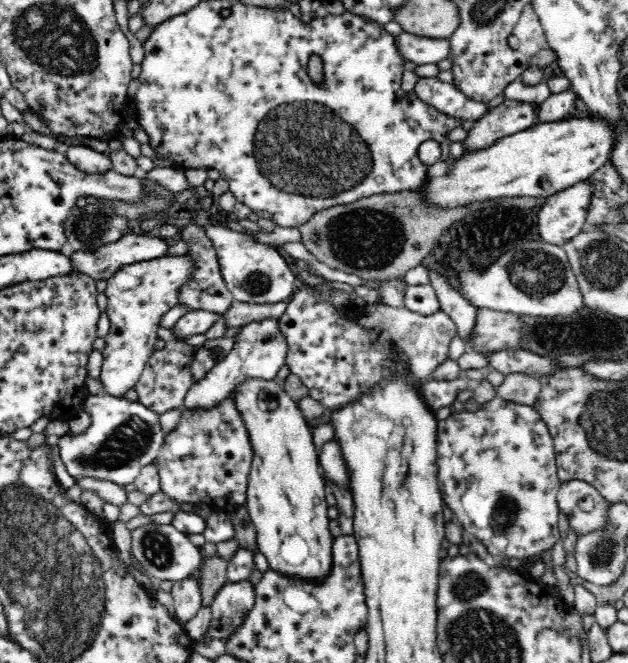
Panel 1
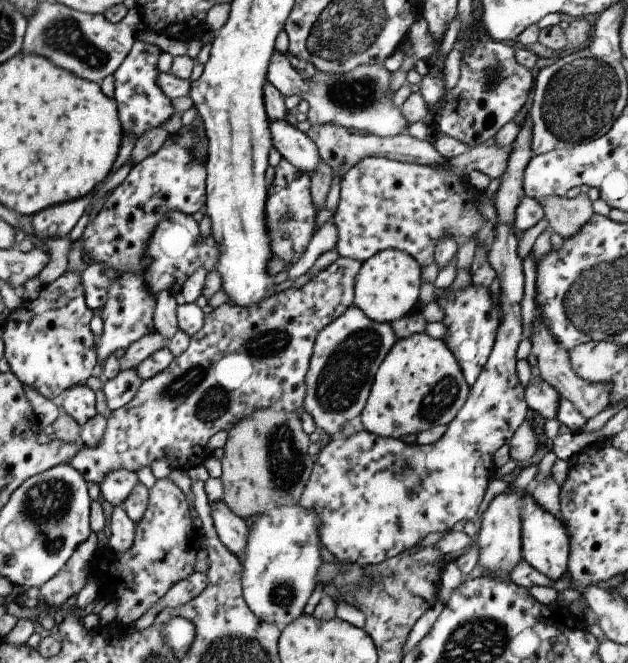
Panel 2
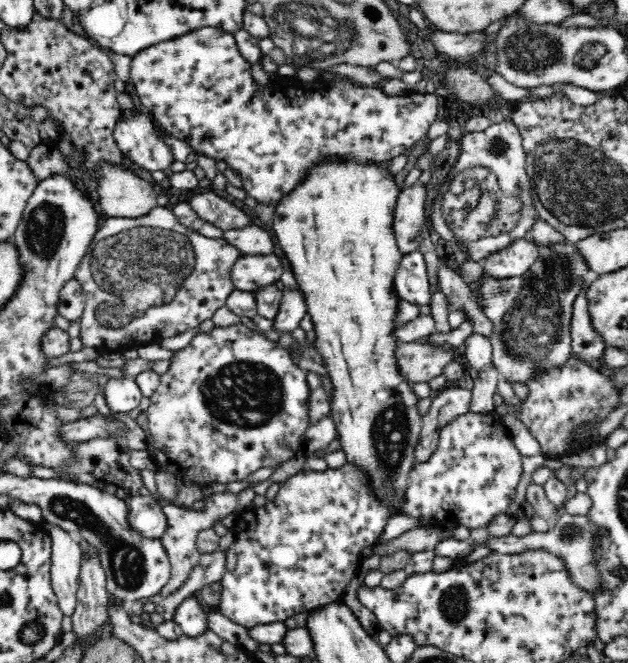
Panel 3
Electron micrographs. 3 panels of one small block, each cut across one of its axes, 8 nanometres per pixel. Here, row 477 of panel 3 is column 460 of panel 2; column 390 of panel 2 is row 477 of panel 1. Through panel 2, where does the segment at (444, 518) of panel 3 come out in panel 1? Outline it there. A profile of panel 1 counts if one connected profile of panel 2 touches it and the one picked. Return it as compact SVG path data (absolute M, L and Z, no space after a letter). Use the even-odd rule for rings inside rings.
M495 396L479 404L475 412L455 412L439 420L437 426L437 479L443 502L450 507L464 532L474 534L490 554L542 560L540 554L545 550L550 552L560 538L557 494L562 482L557 475L556 449L551 434L535 407Z

